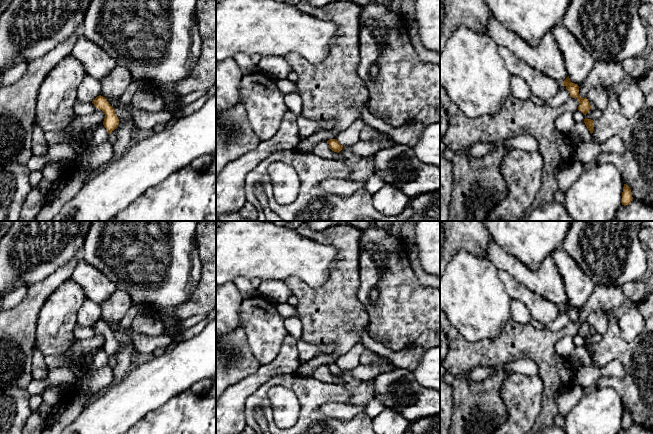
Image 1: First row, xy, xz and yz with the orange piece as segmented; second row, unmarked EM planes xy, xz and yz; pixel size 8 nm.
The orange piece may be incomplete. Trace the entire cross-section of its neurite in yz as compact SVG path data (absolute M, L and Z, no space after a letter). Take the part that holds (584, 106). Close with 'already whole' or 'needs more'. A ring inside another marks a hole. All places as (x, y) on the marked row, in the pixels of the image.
M569 76L564 80L562 85L566 87L566 89L569 91L570 96L572 98L578 99L578 102L579 102L578 110L581 111L585 115L584 123L586 127L589 129L590 133L592 134L594 131L594 121L586 118L586 114L592 108L587 97L585 98L580 97L578 84L572 83L570 81Z; already whole

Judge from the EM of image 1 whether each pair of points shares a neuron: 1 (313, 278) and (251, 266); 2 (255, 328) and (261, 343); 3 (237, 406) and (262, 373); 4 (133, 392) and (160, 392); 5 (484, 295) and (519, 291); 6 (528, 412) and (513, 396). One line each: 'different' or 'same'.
1: same
2: same
3: same
4: same
5: different
6: same

